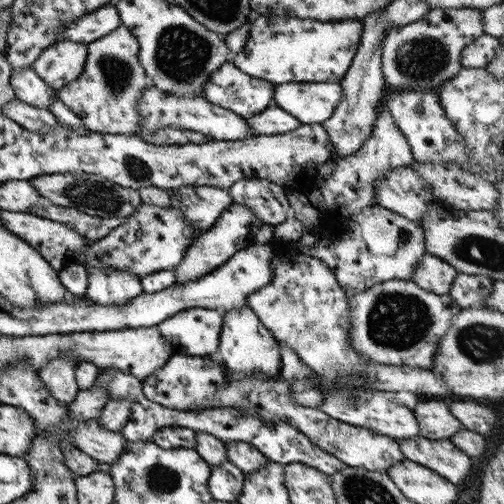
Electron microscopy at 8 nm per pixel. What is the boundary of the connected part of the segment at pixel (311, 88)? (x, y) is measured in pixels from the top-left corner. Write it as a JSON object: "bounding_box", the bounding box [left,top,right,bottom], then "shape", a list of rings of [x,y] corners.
{"bounding_box":[273,81,341,124],"shape":[[[339,81],[274,85],[273,105],[301,124],[327,120],[341,102]]]}

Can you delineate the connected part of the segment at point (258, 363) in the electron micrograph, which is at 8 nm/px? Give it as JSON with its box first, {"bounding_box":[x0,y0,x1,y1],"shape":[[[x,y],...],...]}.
{"bounding_box":[217,307,281,377],"shape":[[[249,307],[229,309],[222,313],[222,323],[218,334],[217,354],[221,356],[225,368],[250,375],[255,371],[274,377],[280,374],[281,355],[275,337],[259,322]]]}

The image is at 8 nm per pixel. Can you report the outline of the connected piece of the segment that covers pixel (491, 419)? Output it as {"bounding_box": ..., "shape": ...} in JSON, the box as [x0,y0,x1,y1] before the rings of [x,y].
{"bounding_box":[447,402,495,434],"shape":[[[452,402],[447,405],[448,411],[456,418],[463,428],[479,434],[489,432],[495,426],[495,414],[479,404],[473,402]]]}

